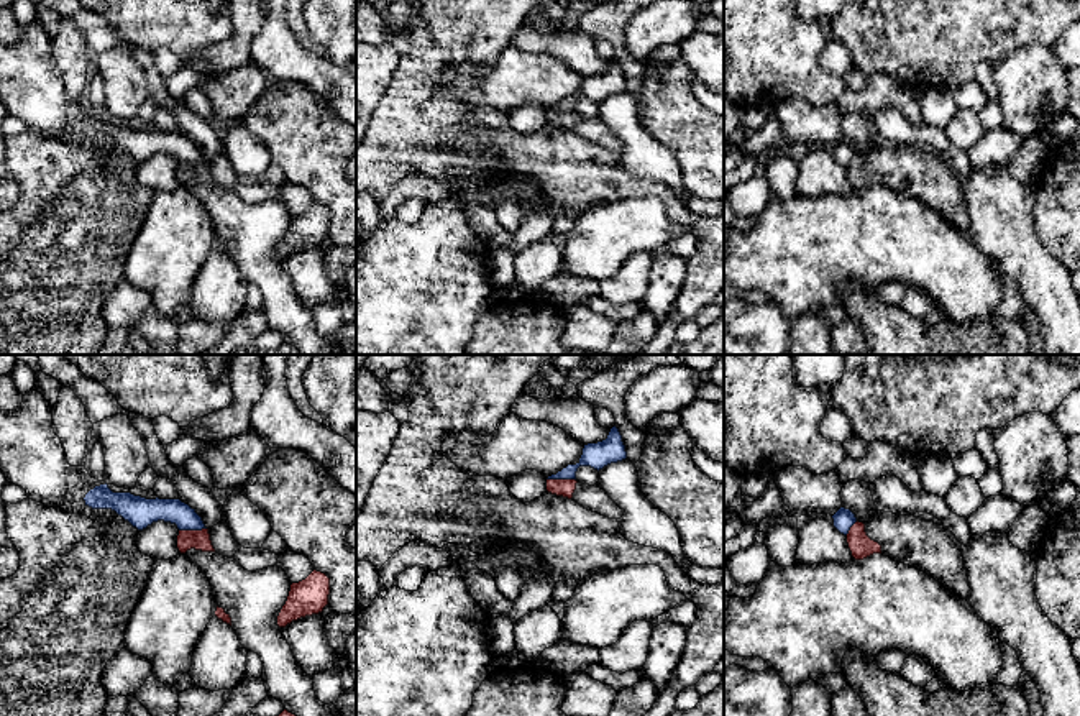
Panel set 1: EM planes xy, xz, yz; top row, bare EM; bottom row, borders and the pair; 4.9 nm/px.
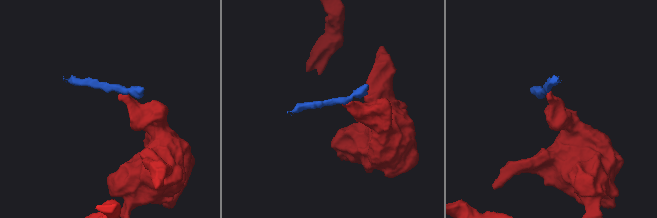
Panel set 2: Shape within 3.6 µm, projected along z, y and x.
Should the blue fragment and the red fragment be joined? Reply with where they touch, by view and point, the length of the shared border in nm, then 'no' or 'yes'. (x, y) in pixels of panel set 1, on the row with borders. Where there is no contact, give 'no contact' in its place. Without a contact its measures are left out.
xz (562, 478) | 140 nm | no

